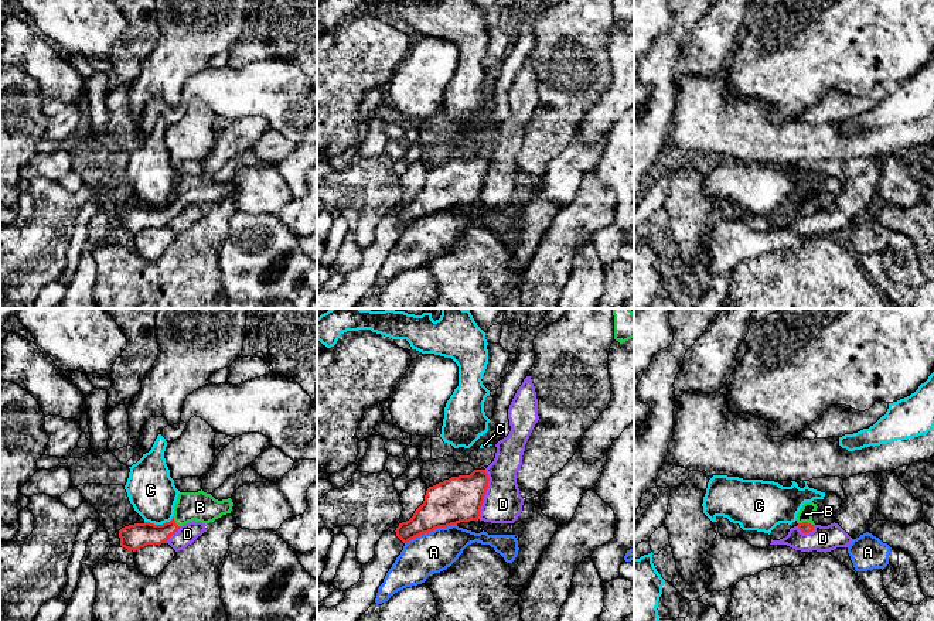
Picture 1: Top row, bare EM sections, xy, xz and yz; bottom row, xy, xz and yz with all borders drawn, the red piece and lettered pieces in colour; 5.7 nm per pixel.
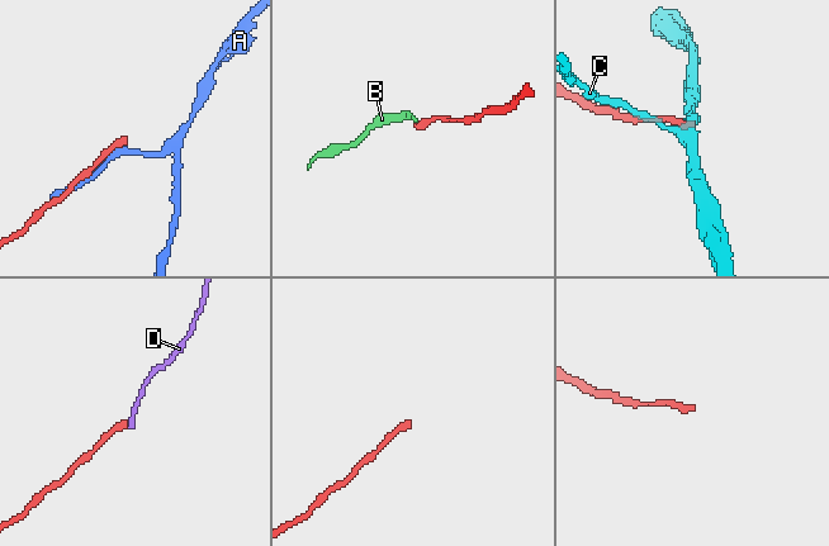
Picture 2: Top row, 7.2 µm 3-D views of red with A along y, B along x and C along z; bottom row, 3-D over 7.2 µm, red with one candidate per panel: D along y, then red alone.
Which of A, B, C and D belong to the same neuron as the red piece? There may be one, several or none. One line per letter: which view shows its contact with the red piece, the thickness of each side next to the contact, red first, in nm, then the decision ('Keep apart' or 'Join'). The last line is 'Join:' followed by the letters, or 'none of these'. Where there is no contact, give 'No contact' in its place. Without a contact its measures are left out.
A: Touches red in xz. Thickness 260 nm (red) against 240 nm. Keep apart
B: Touches red in yz. Thickness 60 nm (red) against 80 nm. Join
C: Touches red in xy. Thickness 140 nm (red) against 260 nm. Keep apart
D: Touches red in xz. Thickness 260 nm (red) against 220 nm. Keep apart
Join: B

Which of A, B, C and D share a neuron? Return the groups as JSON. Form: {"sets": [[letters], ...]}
{"sets": [["A"], ["B"], ["C"], ["D"]]}

